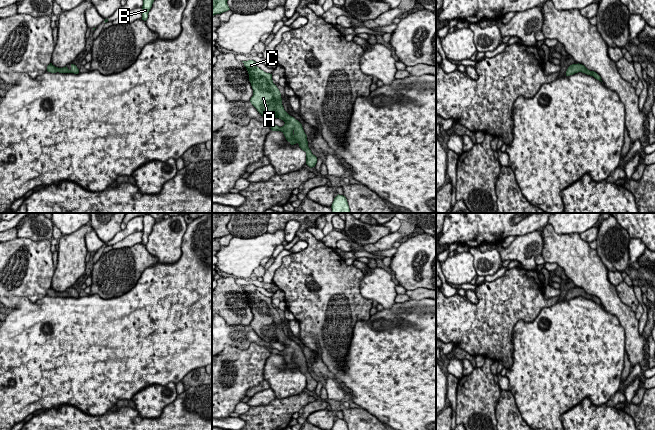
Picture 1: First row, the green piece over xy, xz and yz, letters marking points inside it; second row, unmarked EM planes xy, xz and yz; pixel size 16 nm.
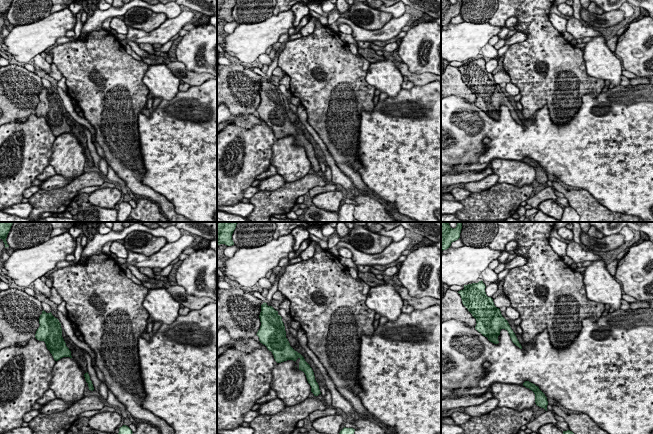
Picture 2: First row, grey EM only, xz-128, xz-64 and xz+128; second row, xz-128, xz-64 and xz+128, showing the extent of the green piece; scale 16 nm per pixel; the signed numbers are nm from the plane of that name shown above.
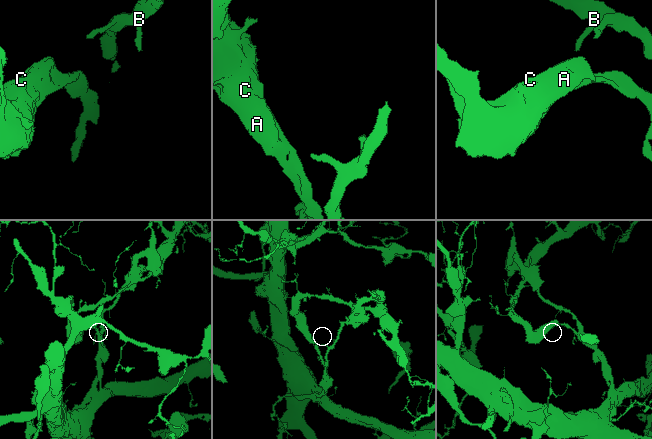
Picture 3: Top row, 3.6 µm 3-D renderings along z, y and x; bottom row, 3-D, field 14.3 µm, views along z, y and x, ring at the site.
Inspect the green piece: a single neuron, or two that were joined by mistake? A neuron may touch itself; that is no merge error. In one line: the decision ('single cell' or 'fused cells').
fused cells

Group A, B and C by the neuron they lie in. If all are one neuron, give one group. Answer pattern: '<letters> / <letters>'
A C / B

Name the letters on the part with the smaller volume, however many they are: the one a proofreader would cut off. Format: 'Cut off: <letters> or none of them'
Cut off: A, C

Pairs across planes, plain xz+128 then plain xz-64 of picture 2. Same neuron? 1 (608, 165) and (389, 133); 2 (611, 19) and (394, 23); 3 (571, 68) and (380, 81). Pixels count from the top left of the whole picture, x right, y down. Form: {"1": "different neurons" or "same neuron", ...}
{"1": "same neuron", "2": "different neurons", "3": "different neurons"}

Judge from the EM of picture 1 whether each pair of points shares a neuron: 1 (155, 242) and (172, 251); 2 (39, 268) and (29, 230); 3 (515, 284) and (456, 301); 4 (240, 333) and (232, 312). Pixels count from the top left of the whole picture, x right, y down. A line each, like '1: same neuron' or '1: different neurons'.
1: same neuron
2: different neurons
3: same neuron
4: different neurons

